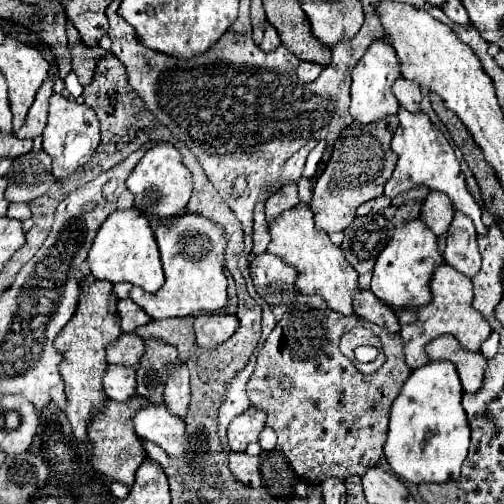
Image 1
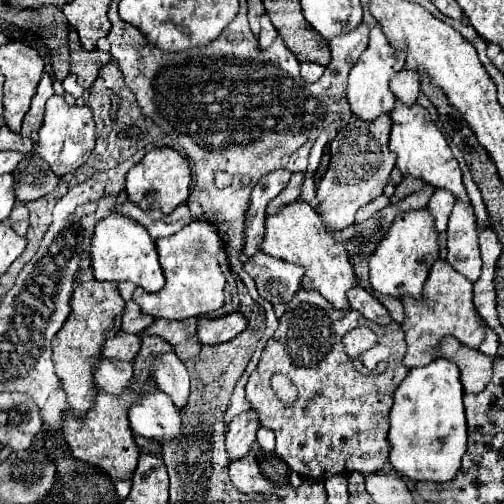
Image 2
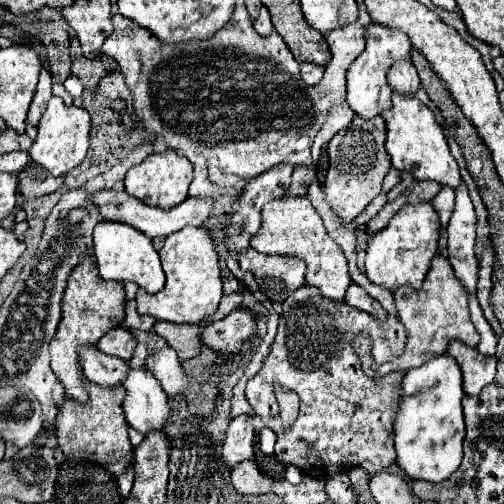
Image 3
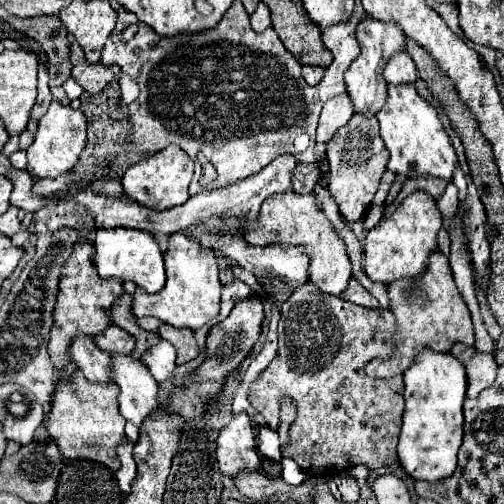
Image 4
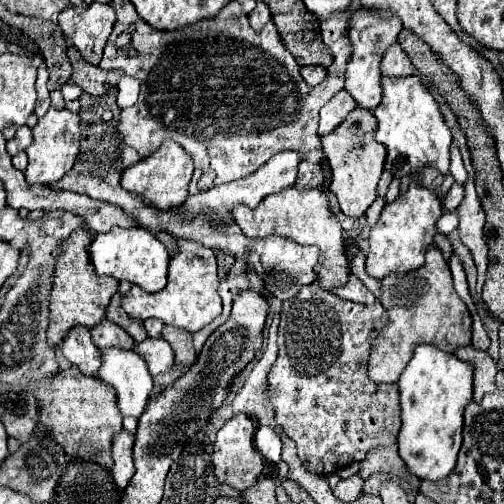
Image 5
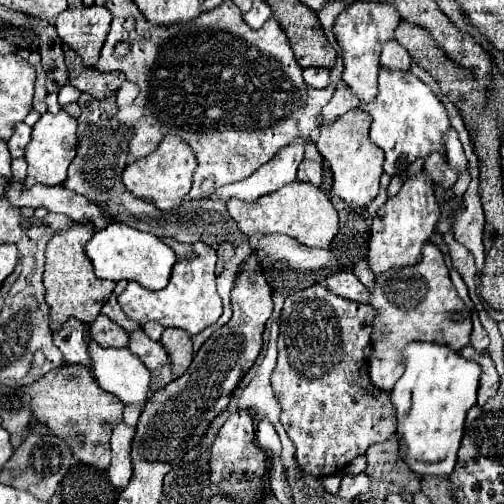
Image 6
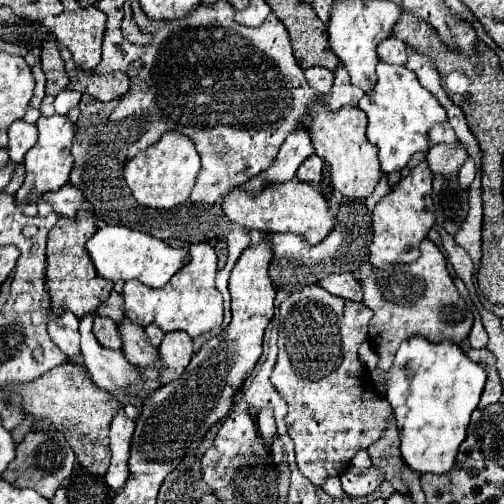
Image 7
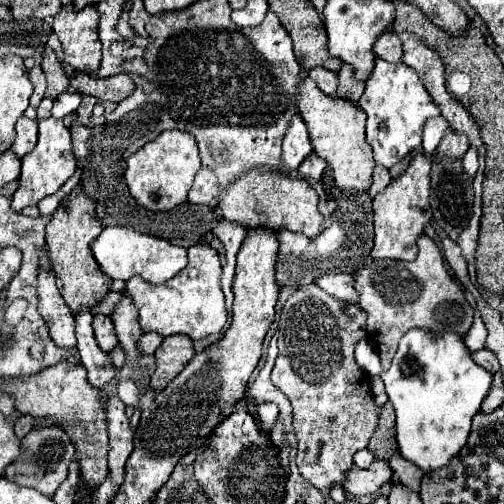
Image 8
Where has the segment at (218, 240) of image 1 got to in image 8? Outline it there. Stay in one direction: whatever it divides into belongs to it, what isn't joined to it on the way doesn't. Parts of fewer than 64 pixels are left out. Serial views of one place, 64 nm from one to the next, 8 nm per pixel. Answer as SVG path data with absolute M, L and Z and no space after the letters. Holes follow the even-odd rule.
M196 244L188 248L188 264L166 284L148 284L138 276L126 282L126 294L138 308L138 322L142 332L160 332L162 336L186 334L192 340L218 334L226 324L226 304L220 288L220 258L218 252L208 244Z

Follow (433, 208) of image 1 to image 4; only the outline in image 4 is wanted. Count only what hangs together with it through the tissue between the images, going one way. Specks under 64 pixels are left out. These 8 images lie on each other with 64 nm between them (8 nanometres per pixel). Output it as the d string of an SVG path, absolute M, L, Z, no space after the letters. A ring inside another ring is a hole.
M450 182L444 190L444 194L436 200L436 204L438 204L438 210L444 218L452 218L458 208L458 188Z

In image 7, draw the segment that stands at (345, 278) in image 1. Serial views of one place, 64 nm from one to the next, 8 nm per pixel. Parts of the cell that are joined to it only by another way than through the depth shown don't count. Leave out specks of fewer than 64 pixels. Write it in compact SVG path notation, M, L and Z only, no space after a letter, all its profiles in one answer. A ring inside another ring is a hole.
M292 180L288 184L276 184L276 188L264 188L260 196L244 196L244 192L232 190L222 204L226 216L242 226L244 230L260 230L264 234L272 232L292 232L304 236L304 240L312 246L320 244L336 226L334 214L328 208L326 198L310 184Z

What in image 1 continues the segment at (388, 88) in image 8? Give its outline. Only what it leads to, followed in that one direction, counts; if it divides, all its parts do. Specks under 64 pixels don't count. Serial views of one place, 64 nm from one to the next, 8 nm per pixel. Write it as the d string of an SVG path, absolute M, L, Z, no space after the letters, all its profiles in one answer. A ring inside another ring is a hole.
M400 108L398 118L400 118L400 128L394 132L394 138L392 138L392 150L398 154L398 164L394 168L392 178L386 182L386 196L394 198L416 186L426 186L428 190L444 192L452 202L452 210L468 216L476 226L476 234L486 234L488 226L484 226L484 222L482 222L482 210L476 204L474 196L470 194L464 174L460 172L460 164L454 156L454 150L448 144L442 130L438 126L434 126L424 112L412 114L412 112L406 112L404 108Z

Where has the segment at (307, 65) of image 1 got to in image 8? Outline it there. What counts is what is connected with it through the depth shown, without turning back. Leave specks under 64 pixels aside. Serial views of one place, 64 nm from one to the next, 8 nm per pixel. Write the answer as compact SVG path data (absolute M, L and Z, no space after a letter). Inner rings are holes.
M316 66L316 68L308 70L308 76L316 82L316 86L318 86L324 94L332 96L332 92L336 92L336 74L334 74L334 72L330 72L330 70L322 68L322 66Z

